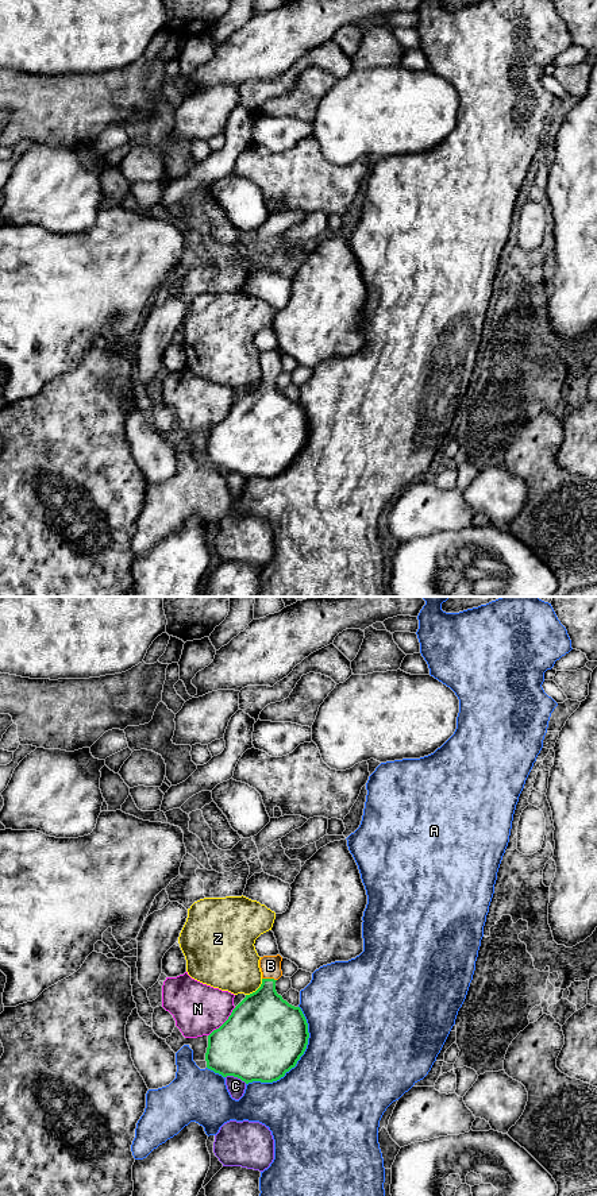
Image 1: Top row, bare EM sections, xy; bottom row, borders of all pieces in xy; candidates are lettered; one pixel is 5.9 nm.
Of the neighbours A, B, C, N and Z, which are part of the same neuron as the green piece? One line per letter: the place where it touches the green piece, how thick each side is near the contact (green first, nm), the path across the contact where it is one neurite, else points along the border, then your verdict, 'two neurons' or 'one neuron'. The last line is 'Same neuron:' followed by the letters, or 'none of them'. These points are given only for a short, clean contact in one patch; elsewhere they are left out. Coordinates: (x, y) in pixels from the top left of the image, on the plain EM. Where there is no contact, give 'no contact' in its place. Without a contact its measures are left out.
A: contact xy (299, 454); calibres 480 and 500 nm; two neurons
B: contact xy (269, 374); calibres 340 and 130 nm; way xy (265, 416), (265, 393), (269, 374), (270, 361); one neuron
C: contact xy (237, 471); calibres 480 and 100 nm; two neurons
N: contact xy (224, 417); calibres 480 and 300 nm; two neurons
Z: contact xy (257, 385); calibres 440 and 360 nm; two neurons
Same neuron: B

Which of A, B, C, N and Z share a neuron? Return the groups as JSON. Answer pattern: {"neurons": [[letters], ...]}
{"neurons": [["A"], ["B"], ["C"], ["N"], ["Z"]]}

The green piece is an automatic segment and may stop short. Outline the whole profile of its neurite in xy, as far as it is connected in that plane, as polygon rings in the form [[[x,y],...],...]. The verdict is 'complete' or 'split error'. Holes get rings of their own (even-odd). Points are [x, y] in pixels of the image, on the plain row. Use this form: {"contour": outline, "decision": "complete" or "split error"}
{"contour": [[[280,350],[261,352],[261,382],[246,390],[228,414],[208,431],[205,448],[208,464],[223,472],[238,472],[249,479],[277,477],[296,462],[307,444],[309,428],[301,404],[289,400],[276,386],[276,377],[282,371],[281,356]]], "decision": "split error"}

